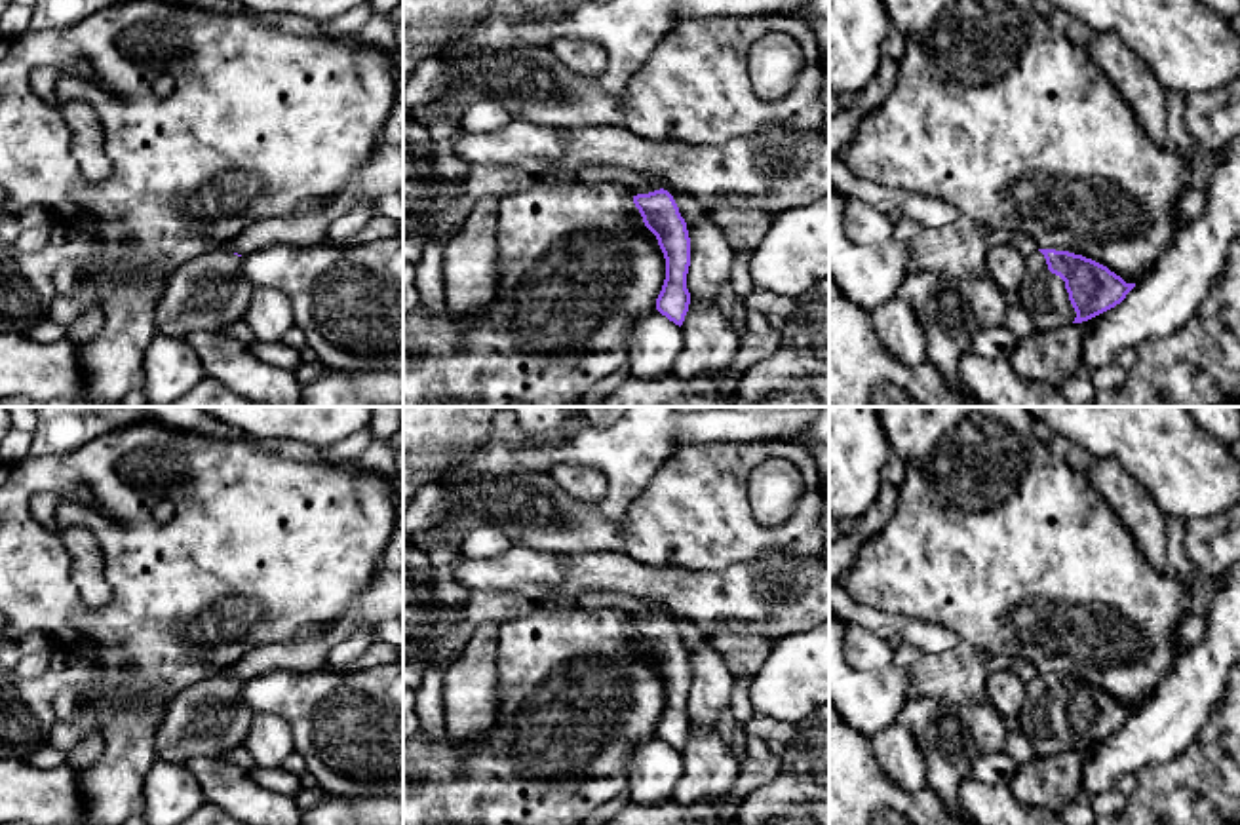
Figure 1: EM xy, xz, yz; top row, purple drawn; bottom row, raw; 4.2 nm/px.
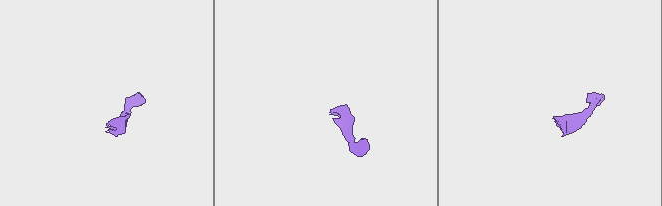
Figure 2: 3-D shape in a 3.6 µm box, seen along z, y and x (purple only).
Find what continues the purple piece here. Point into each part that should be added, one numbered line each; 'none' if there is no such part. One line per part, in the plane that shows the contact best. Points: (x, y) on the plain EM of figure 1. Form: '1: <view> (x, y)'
1: yz (1043, 721)

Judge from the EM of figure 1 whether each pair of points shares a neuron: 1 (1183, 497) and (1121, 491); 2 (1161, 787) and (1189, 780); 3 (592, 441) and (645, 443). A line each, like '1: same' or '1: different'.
1: different
2: same
3: same

